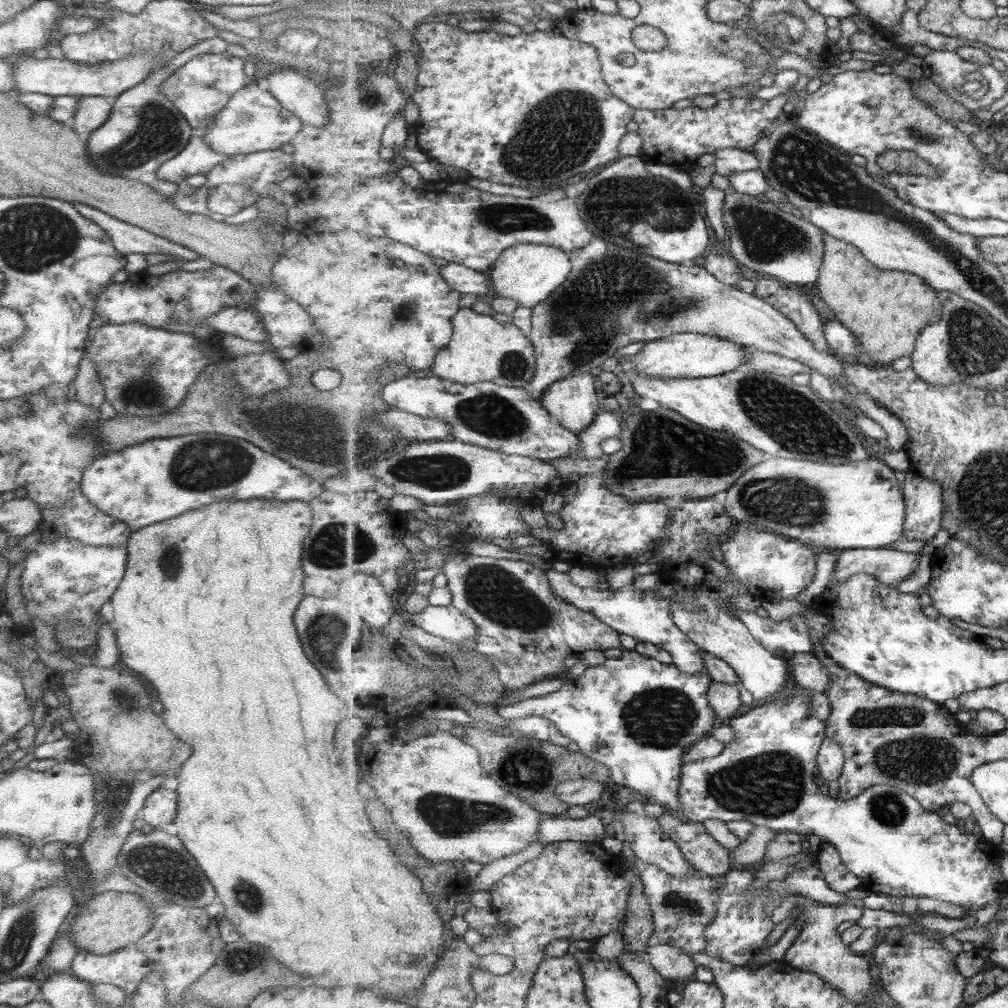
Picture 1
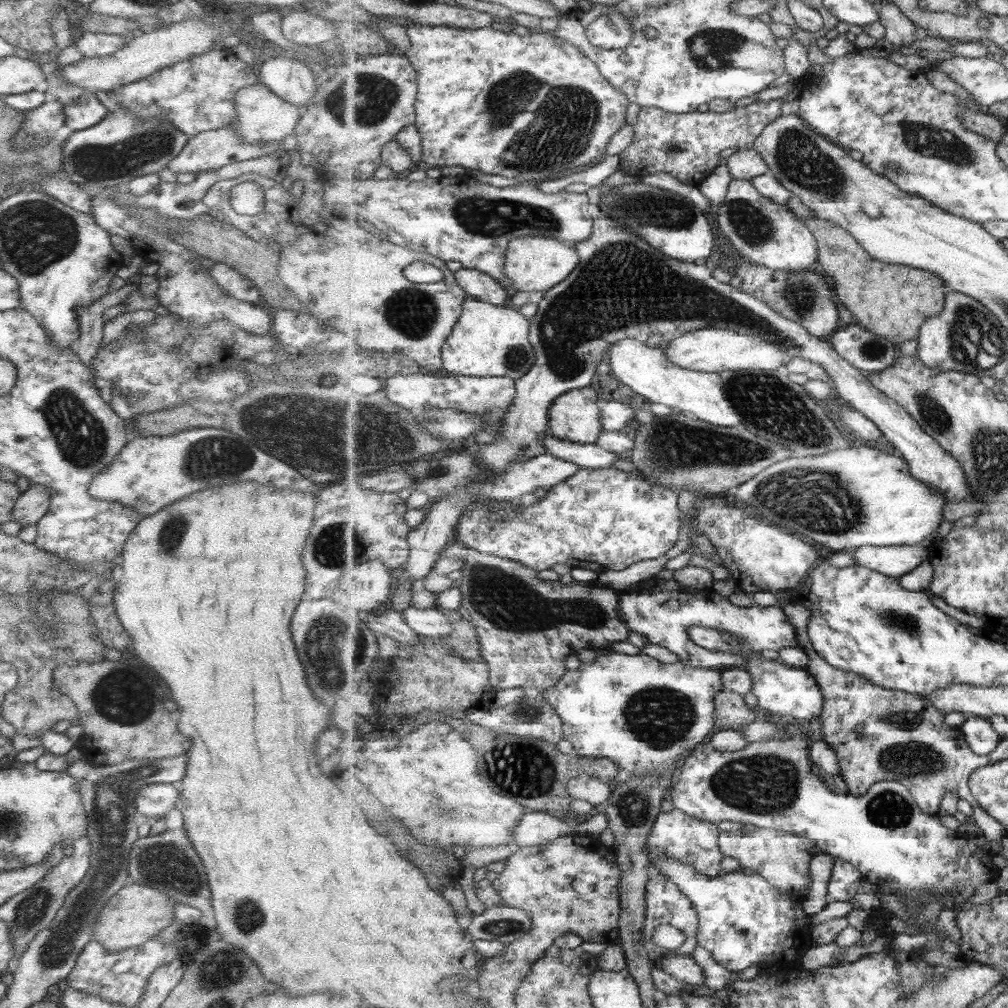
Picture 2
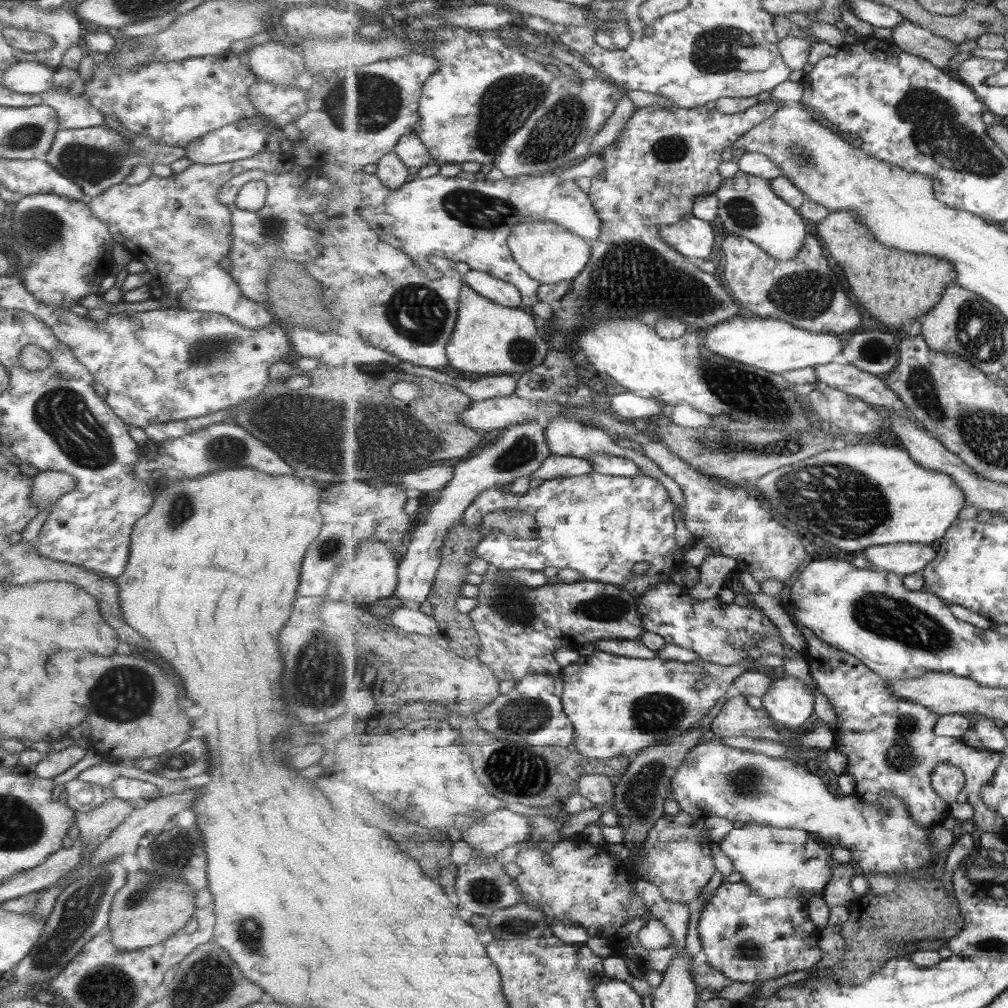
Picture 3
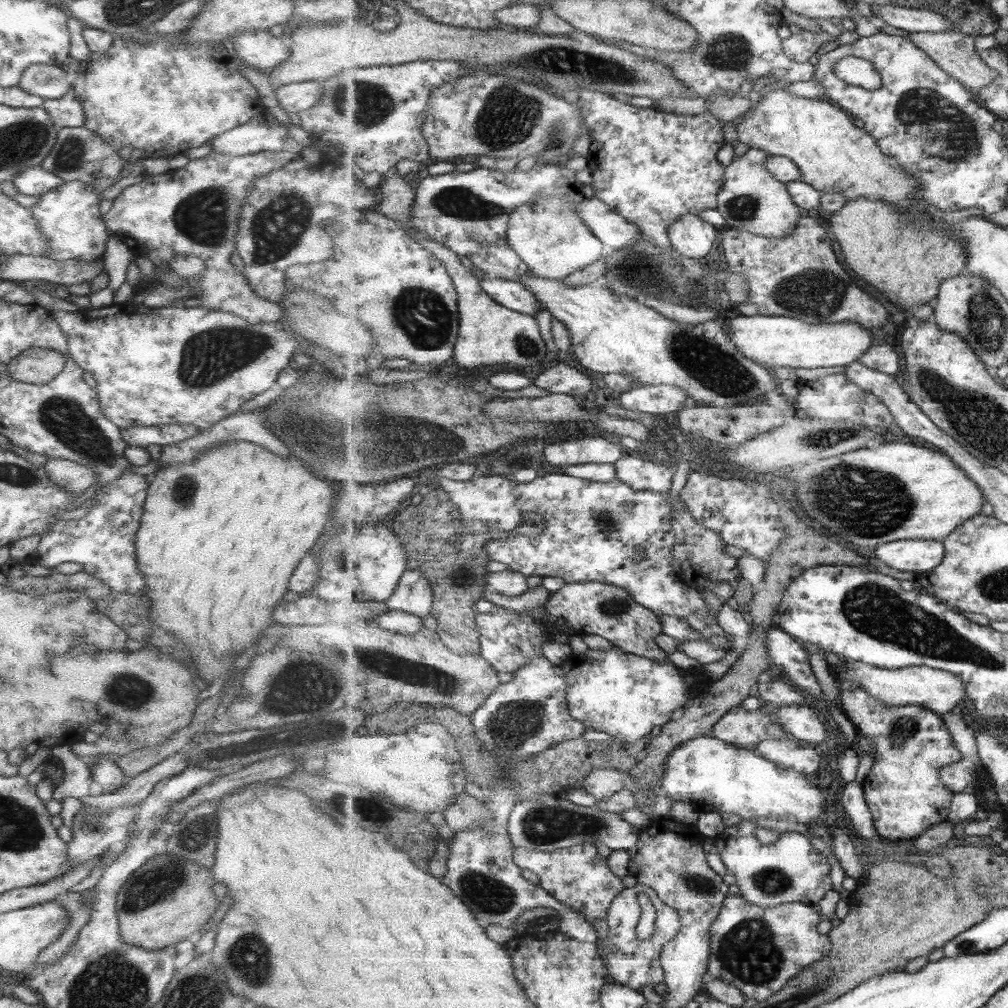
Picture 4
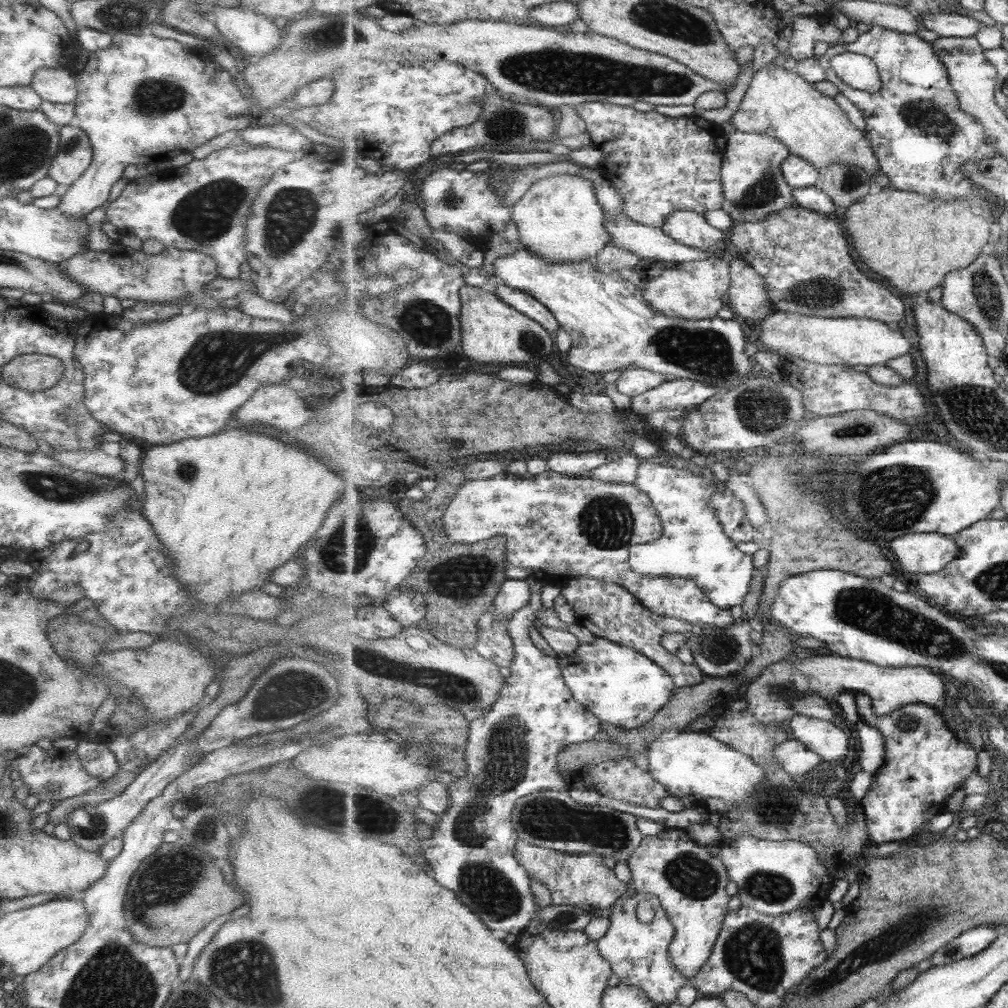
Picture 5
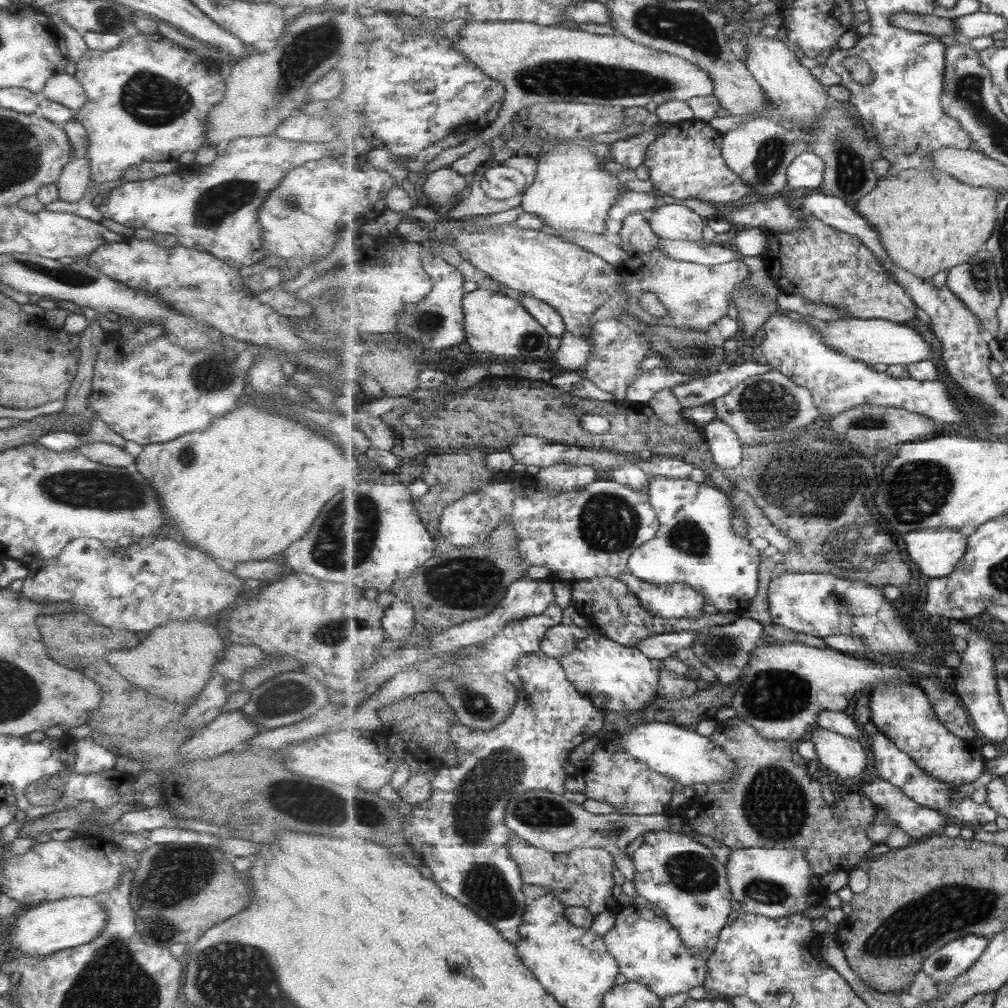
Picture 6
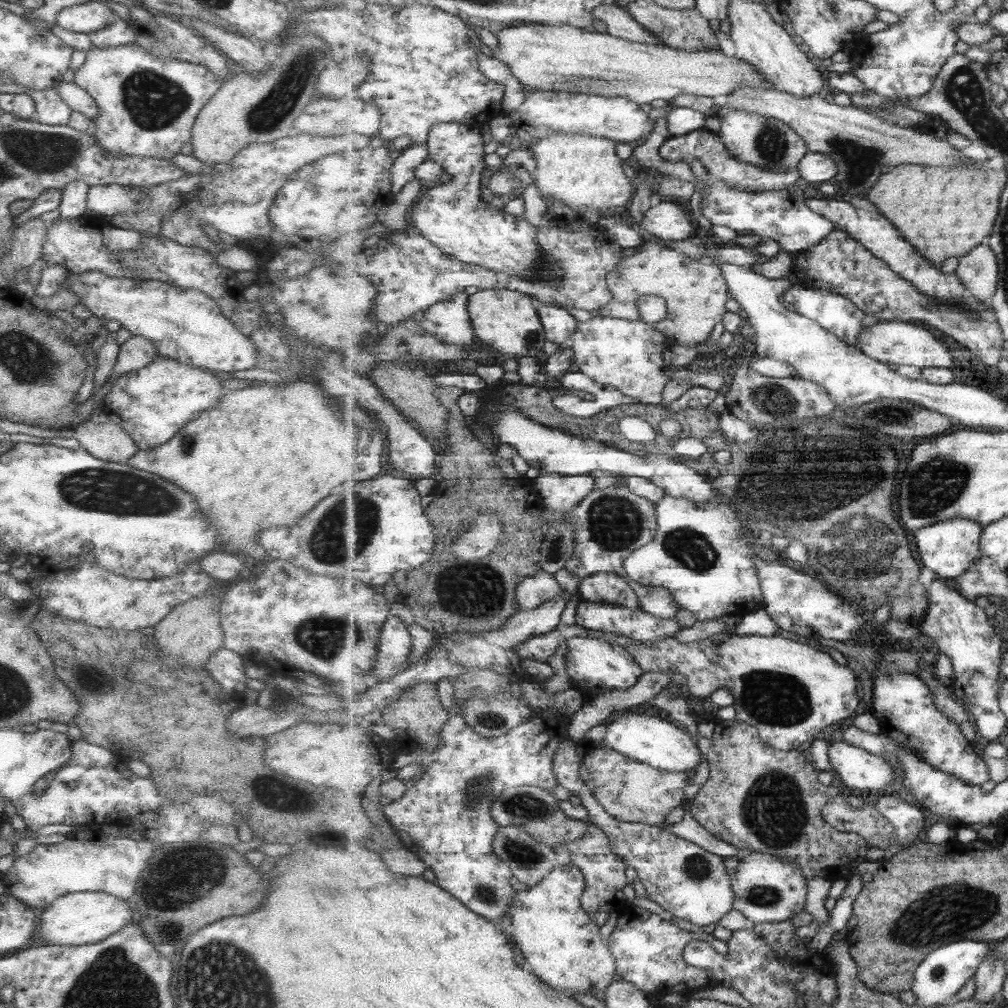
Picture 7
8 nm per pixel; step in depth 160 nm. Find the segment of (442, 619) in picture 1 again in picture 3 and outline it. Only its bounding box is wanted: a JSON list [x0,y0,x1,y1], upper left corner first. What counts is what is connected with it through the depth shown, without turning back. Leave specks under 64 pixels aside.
[388,607,442,636]

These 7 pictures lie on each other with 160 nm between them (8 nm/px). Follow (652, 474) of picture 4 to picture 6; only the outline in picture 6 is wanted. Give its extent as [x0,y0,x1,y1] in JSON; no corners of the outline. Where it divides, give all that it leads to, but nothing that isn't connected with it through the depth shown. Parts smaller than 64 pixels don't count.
[628,477,762,615]

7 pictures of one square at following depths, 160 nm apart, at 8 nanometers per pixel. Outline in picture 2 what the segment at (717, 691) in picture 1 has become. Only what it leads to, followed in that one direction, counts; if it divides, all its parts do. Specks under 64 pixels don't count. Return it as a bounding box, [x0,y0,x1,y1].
[715,689,764,731]

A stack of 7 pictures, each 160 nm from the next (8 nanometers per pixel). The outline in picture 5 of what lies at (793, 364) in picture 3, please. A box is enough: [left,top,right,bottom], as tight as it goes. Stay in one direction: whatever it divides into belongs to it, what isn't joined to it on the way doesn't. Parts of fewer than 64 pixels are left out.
[758,312,911,365]

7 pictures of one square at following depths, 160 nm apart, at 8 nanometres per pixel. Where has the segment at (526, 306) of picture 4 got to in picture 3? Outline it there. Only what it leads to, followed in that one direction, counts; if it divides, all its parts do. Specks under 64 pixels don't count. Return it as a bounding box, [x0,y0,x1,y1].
[462,269,526,308]

